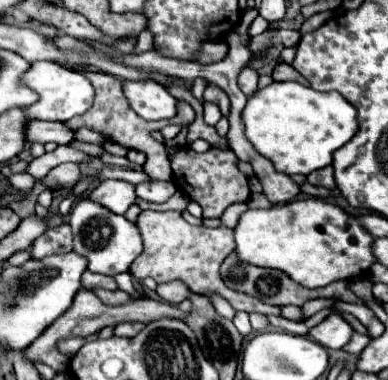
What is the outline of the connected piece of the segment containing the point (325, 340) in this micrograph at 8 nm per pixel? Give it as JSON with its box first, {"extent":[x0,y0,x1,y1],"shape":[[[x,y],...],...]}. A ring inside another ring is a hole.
{"extent":[309,314,355,348],"shape":[[[331,314],[309,334],[315,342],[319,342],[325,348],[343,348],[351,340],[353,332],[355,330],[347,320],[343,320],[339,314]]]}

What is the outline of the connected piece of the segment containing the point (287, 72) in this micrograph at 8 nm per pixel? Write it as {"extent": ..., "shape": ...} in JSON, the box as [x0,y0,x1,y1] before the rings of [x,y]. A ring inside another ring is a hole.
{"extent":[273,62,301,84],"shape":[[[279,62],[277,68],[273,70],[273,80],[277,82],[285,82],[285,80],[295,80],[301,84],[301,74],[291,66],[291,64],[285,64],[285,62]]]}

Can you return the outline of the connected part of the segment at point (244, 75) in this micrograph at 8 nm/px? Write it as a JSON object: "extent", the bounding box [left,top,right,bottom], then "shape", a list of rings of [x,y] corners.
{"extent":[239,66,259,94],"shape":[[[245,66],[241,72],[239,72],[239,88],[243,90],[243,94],[253,94],[257,90],[257,80],[259,80],[259,74],[253,66]]]}

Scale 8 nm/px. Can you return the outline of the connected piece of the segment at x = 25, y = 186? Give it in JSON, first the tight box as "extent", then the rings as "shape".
{"extent":[7,174,35,190],"shape":[[[11,174],[7,180],[9,180],[9,184],[11,184],[13,188],[17,188],[17,190],[29,190],[29,188],[33,188],[33,184],[35,184],[35,178],[29,176],[29,174]]]}

